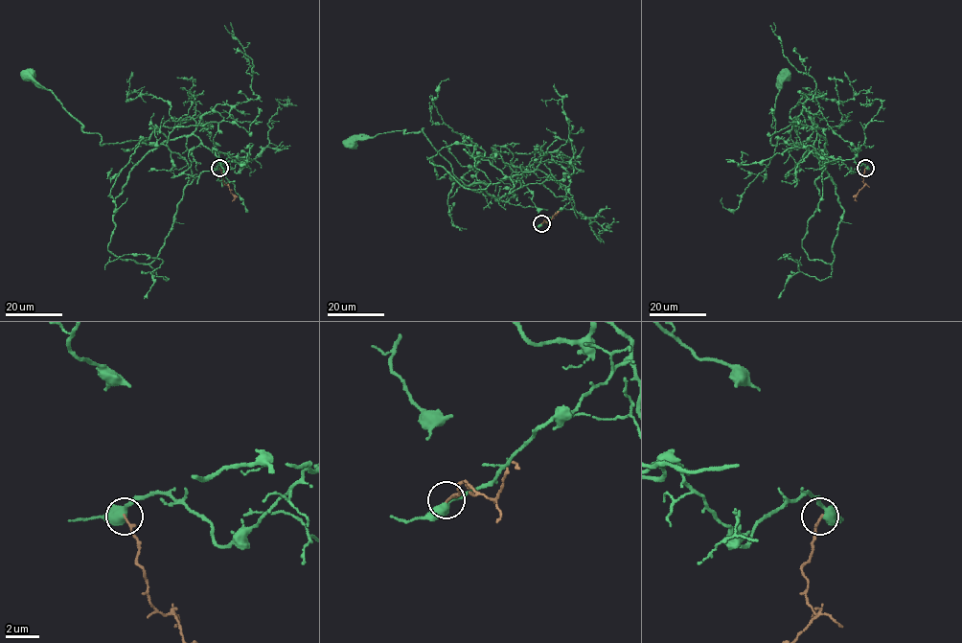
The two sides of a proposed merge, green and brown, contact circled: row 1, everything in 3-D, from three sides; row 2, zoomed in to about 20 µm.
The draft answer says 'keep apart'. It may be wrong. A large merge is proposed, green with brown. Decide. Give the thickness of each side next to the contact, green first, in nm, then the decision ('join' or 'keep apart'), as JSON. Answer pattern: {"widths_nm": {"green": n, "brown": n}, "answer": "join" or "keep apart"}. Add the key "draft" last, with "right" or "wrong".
{"widths_nm": {"green": 440, "brown": 150}, "answer": "keep apart", "draft": "right"}

